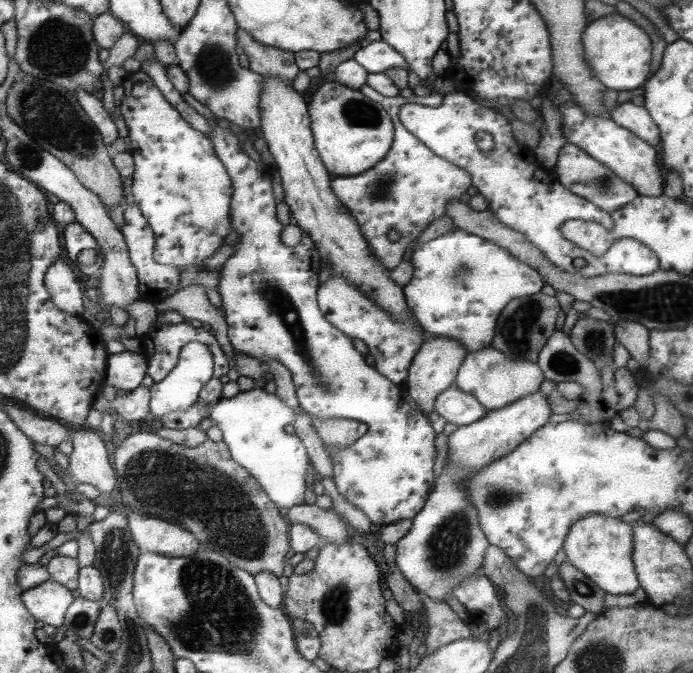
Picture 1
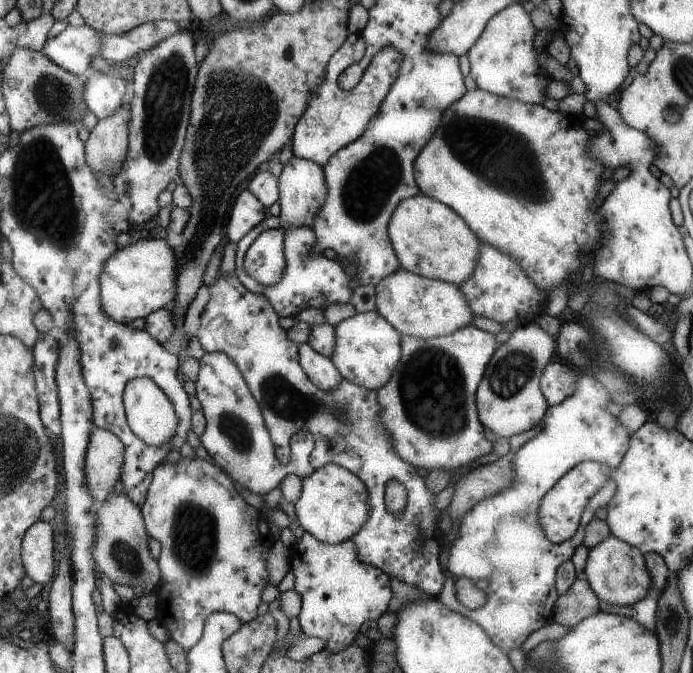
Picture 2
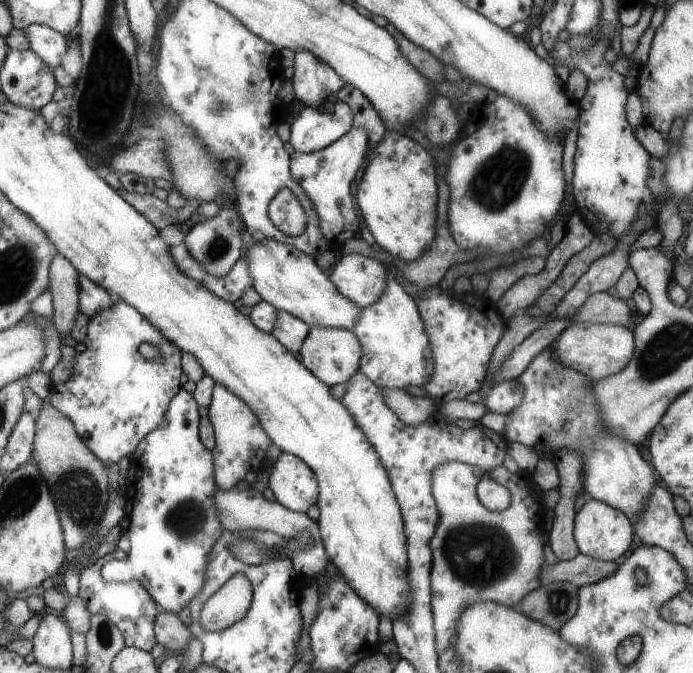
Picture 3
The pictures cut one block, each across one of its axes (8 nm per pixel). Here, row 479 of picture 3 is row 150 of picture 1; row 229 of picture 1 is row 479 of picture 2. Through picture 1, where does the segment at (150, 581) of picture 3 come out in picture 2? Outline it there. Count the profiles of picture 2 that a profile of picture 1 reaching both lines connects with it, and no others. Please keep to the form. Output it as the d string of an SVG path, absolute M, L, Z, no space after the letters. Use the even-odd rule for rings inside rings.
M189 450L183 452L175 462L163 460L153 470L149 494L141 510L149 540L153 538L161 544L161 558L157 560L161 574L157 584L161 612L155 616L155 620L167 628L173 642L189 652L193 646L197 646L197 642L201 642L207 618L213 612L235 614L243 624L259 618L257 612L261 606L261 592L269 586L267 556L279 538L267 528L265 514L247 504L247 500L235 488L233 478L223 468L219 468L215 462L197 458Z

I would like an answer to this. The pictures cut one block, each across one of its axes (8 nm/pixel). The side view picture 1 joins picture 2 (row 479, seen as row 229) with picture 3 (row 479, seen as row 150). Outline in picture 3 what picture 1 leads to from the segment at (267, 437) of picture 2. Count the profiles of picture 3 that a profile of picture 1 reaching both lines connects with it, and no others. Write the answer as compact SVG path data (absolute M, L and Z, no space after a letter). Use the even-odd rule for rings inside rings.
M217 384L215 386L215 394L213 394L213 404L209 406L209 418L213 420L213 426L217 430L217 446L215 446L215 466L217 466L217 484L221 490L231 492L235 488L241 488L241 480L249 474L255 472L255 468L263 466L267 460L267 450L275 444L275 440L269 436L269 432L263 428L261 418L257 416L257 412L239 396L235 394L229 386L225 384Z

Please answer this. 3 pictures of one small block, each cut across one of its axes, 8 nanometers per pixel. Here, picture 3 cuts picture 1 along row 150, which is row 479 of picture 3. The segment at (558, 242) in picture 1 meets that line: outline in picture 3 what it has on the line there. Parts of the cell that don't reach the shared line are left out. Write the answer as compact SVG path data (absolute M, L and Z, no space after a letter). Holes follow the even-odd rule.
M443 464L433 470L433 500L439 510L439 522L437 530L429 540L429 548L433 550L433 568L431 568L431 608L433 608L433 626L435 626L435 646L437 654L447 650L451 646L451 640L457 634L457 622L461 614L473 606L475 602L495 602L507 608L517 608L521 600L537 590L539 584L539 568L545 562L543 558L543 546L547 544L547 536L543 530L545 520L545 508L541 504L541 494L533 494L533 480L527 472L511 474L501 466L495 466L489 470L491 480L505 486L505 490L511 494L511 504L503 512L491 512L477 500L477 484L481 478L485 478L485 470L469 464Z

